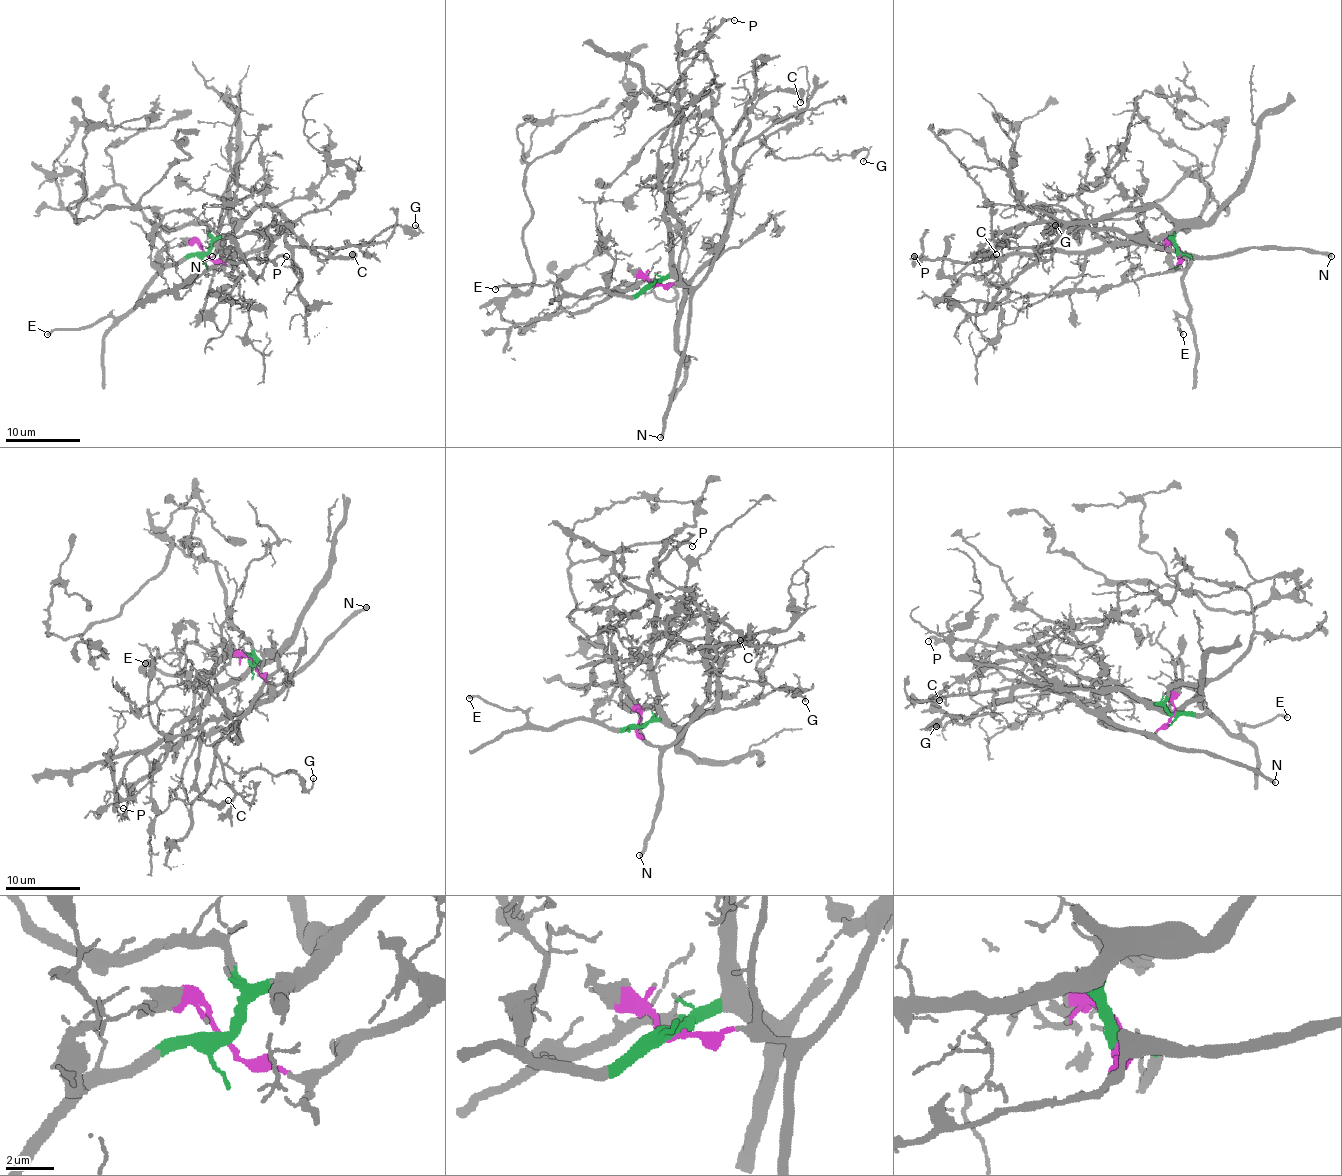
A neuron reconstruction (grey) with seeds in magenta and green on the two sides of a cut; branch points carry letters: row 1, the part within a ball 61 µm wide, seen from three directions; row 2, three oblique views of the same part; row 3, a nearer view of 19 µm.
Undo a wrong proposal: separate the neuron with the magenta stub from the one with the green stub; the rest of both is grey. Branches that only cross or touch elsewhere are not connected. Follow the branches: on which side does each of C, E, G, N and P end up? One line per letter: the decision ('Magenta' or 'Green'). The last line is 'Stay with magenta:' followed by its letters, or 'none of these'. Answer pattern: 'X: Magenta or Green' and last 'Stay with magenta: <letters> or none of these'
C: Magenta
E: Green
G: Green
N: Magenta
P: Green
Stay with magenta: C, N

